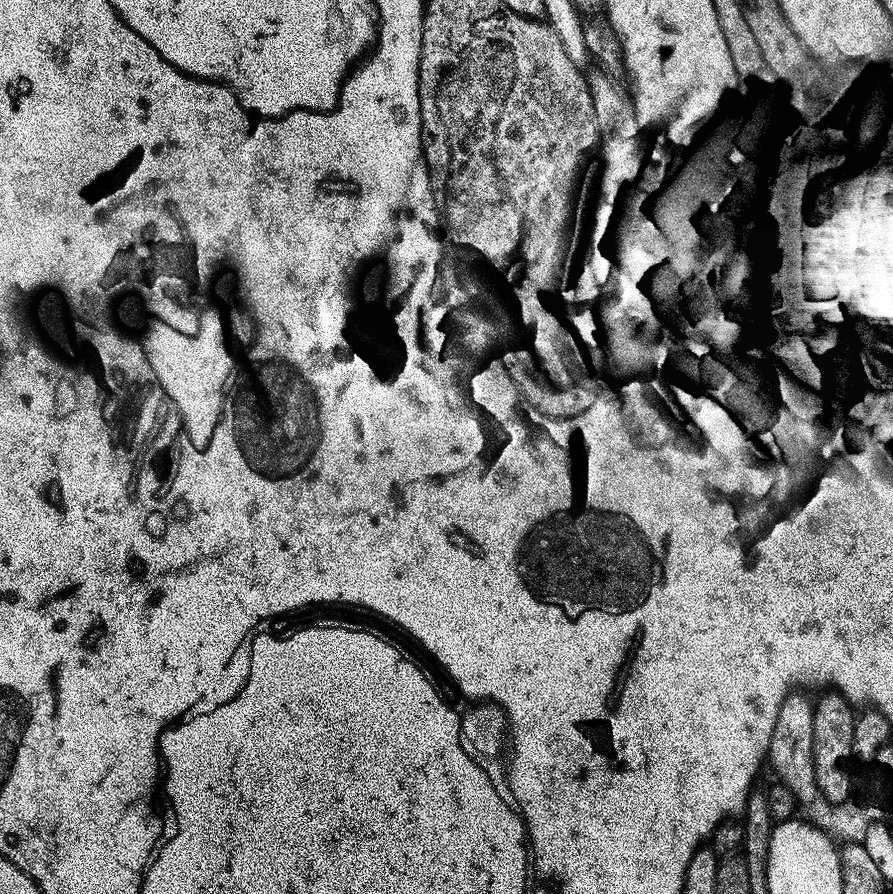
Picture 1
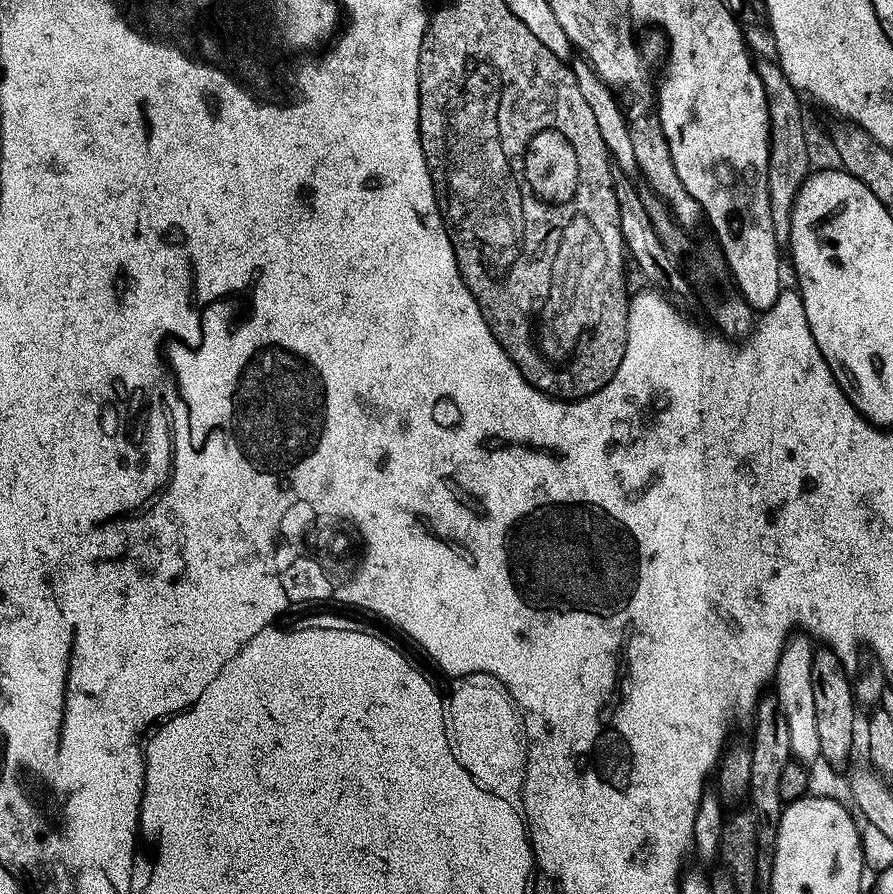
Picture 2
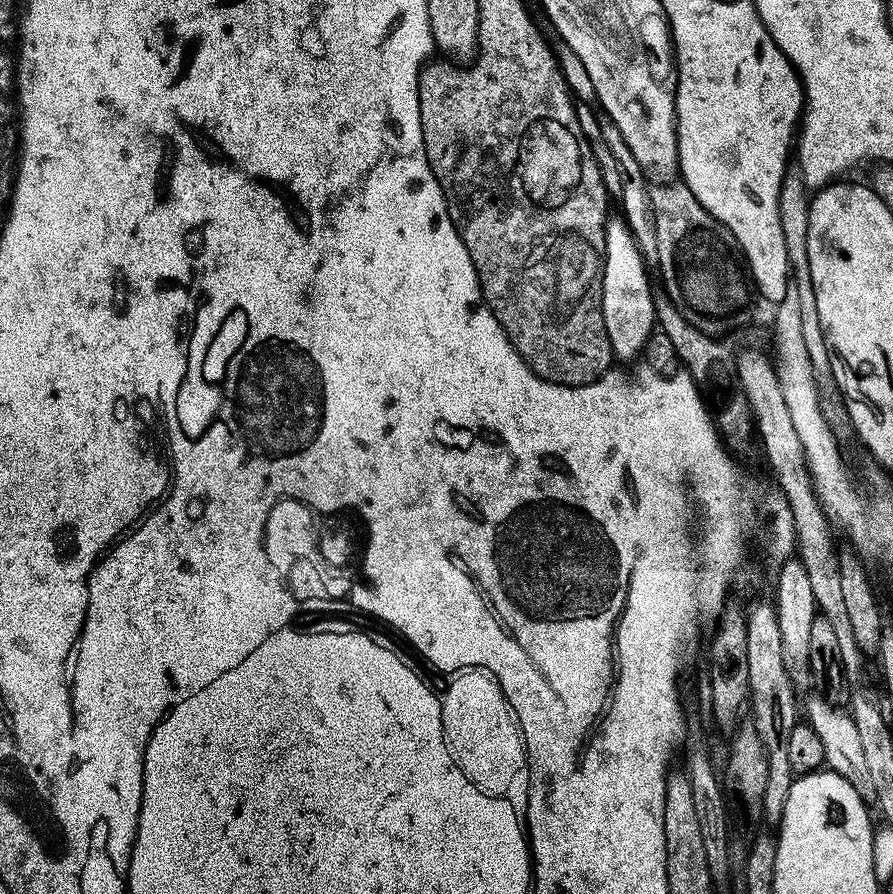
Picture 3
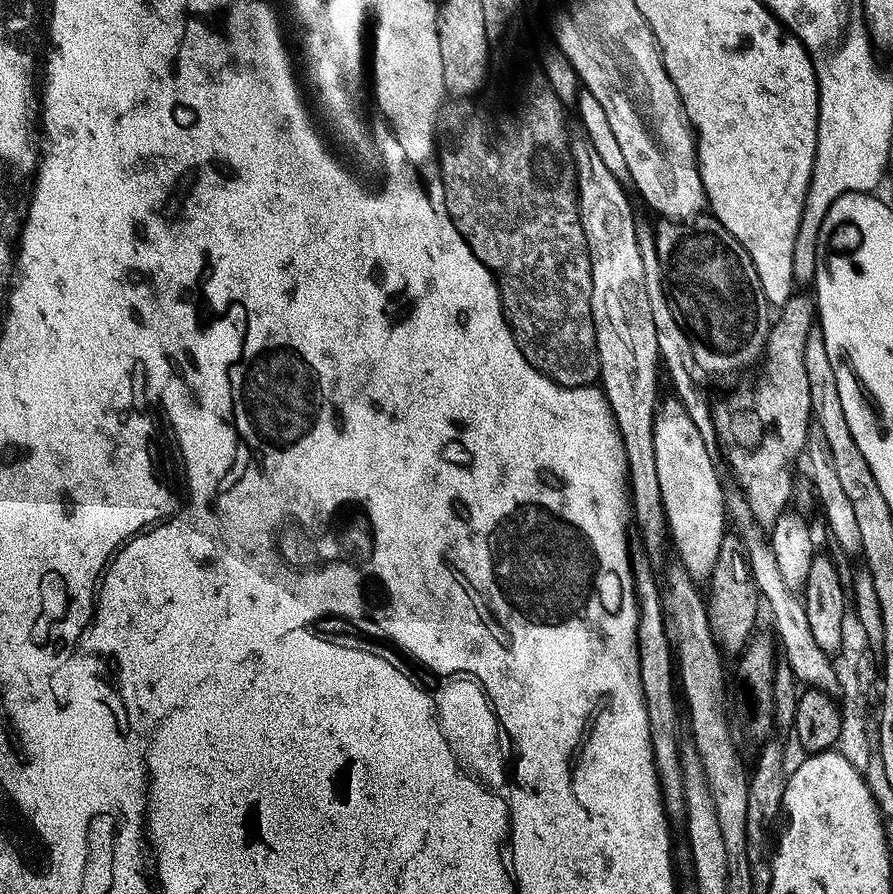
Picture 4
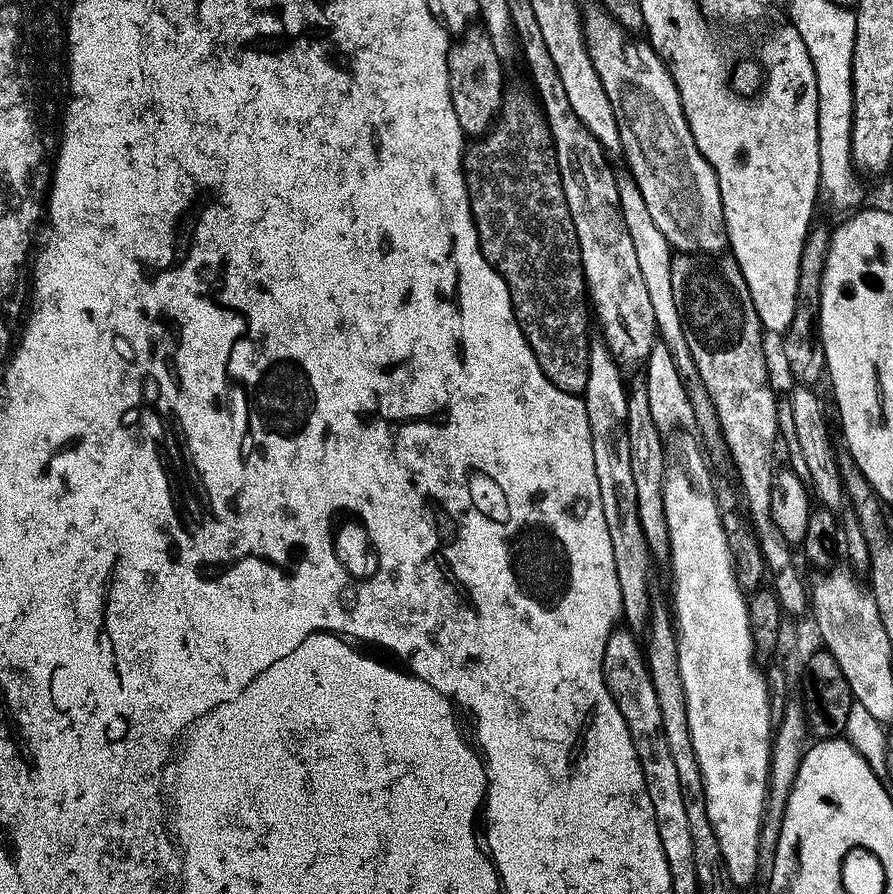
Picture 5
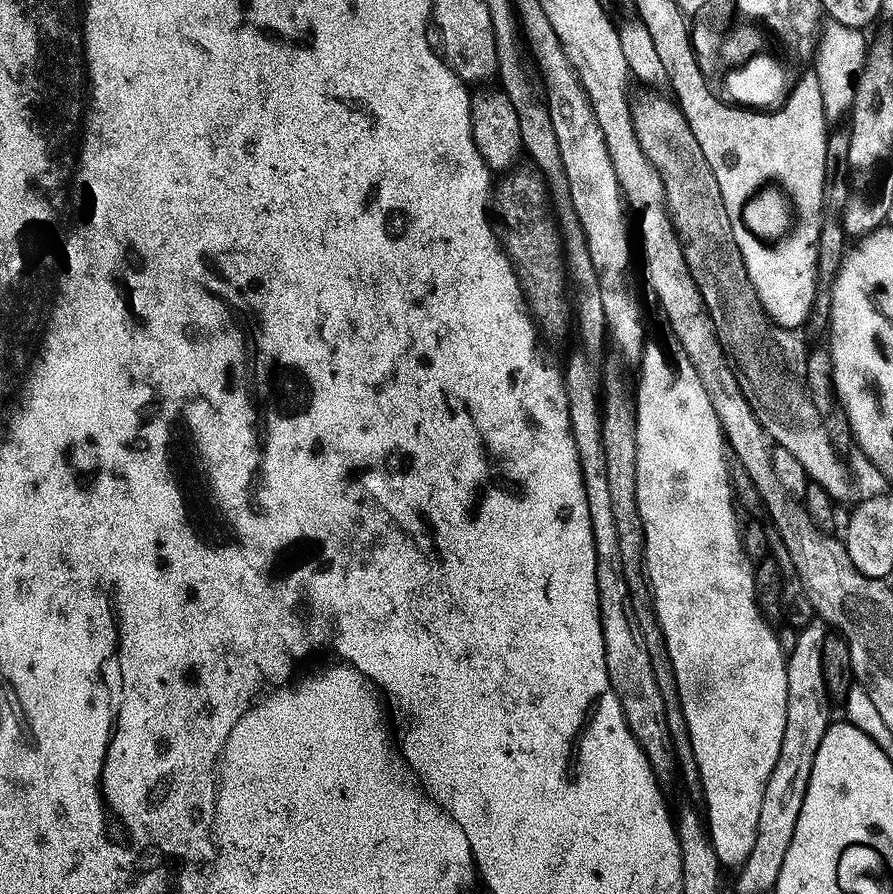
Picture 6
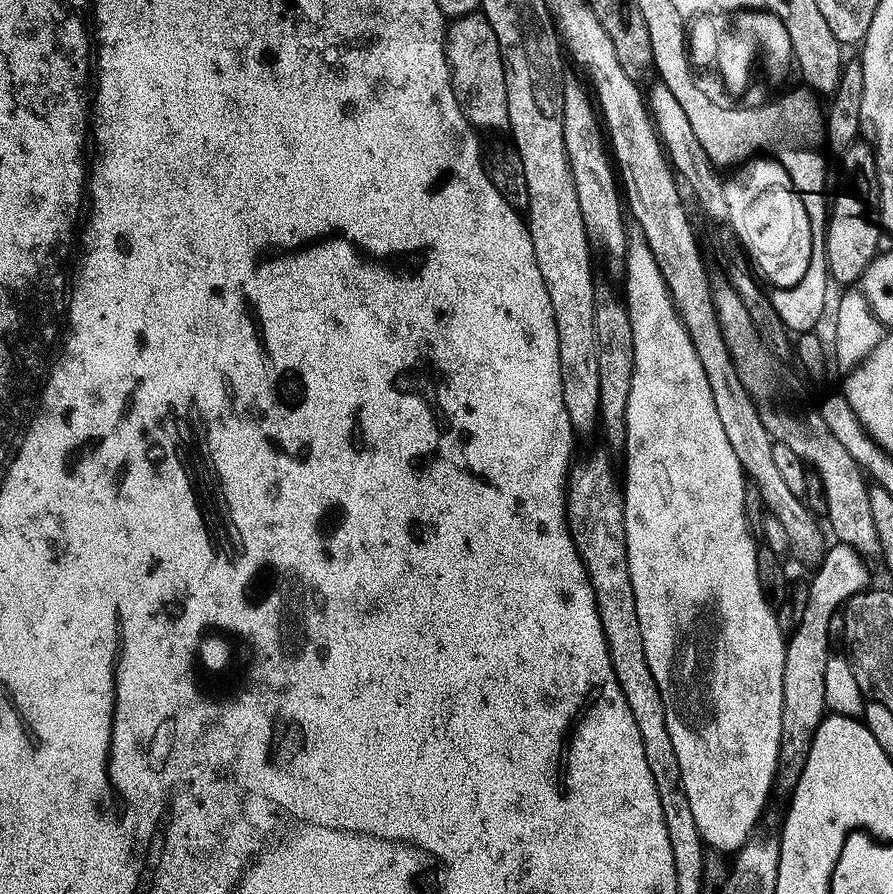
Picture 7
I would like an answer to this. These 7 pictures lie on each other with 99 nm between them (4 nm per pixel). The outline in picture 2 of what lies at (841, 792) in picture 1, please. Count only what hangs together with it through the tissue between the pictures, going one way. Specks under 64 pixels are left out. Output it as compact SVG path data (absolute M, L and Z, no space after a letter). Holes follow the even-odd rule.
M820 646L812 653L810 682L814 682L814 715L818 729L820 758L832 764L837 770L849 763L853 741L853 723L858 709L853 681L850 672L844 669L845 661L827 646Z

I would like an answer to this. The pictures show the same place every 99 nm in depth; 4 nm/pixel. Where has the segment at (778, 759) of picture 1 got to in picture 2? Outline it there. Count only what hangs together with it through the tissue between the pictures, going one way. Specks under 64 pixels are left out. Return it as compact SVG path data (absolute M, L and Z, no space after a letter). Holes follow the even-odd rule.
M793 635L780 652L780 661L774 677L774 695L780 704L782 718L786 718L786 734L790 736L791 755L805 766L809 766L820 757L814 715L814 682L810 682L813 651L813 641L807 635Z

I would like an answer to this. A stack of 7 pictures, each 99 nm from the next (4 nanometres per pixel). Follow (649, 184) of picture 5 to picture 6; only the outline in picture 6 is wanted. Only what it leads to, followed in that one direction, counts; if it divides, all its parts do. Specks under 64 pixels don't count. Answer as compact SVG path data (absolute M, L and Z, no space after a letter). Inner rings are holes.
M648 94L652 96L644 96L640 101L631 105L632 110L632 125L634 126L634 134L638 138L638 146L642 146L642 154L646 154L648 164L658 174L658 178L662 182L662 190L664 191L664 205L668 207L668 217L672 220L672 225L678 238L680 239L680 245L682 246L682 254L686 258L686 266L690 266L690 274L694 278L694 282L698 286L700 291L700 297L704 303L704 309L708 311L708 316L712 320L712 325L716 331L716 337L718 342L722 346L724 351L724 357L728 359L728 364L734 370L734 374L738 378L738 386L742 390L742 394L746 394L746 402L750 402L750 410L754 410L754 418L758 418L758 422L762 426L764 435L768 437L769 441L775 447L782 450L790 450L790 454L794 454L794 458L798 458L798 462L802 462L802 470L806 470L809 481L818 486L822 486L822 490L826 490L826 494L830 494L830 498L833 502L841 502L840 500L848 500L852 496L852 476L848 473L846 465L840 461L840 456L836 453L836 448L832 445L832 436L828 433L828 428L824 425L824 420L820 417L820 412L816 409L816 404L810 397L804 393L803 388L800 386L801 381L797 377L793 376L787 368L784 367L784 361L780 359L779 355L774 351L773 345L770 343L770 321L764 308L760 304L758 294L754 290L754 286L750 282L750 278L746 274L746 266L742 262L742 254L738 250L738 246L734 242L734 234L732 233L732 220L726 214L726 206L722 206L722 194L718 190L718 182L714 178L714 174L710 170L710 166L706 162L706 158L702 154L702 150L698 146L698 142L694 138L694 134L690 130L690 126L686 122L686 118L676 107L675 103L671 99L663 100L663 95L660 94Z

